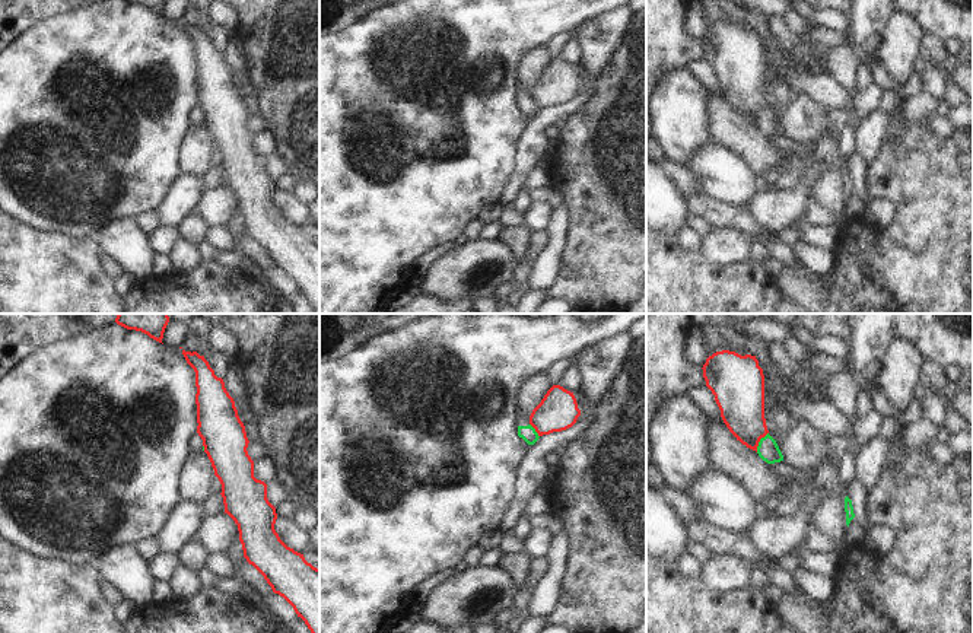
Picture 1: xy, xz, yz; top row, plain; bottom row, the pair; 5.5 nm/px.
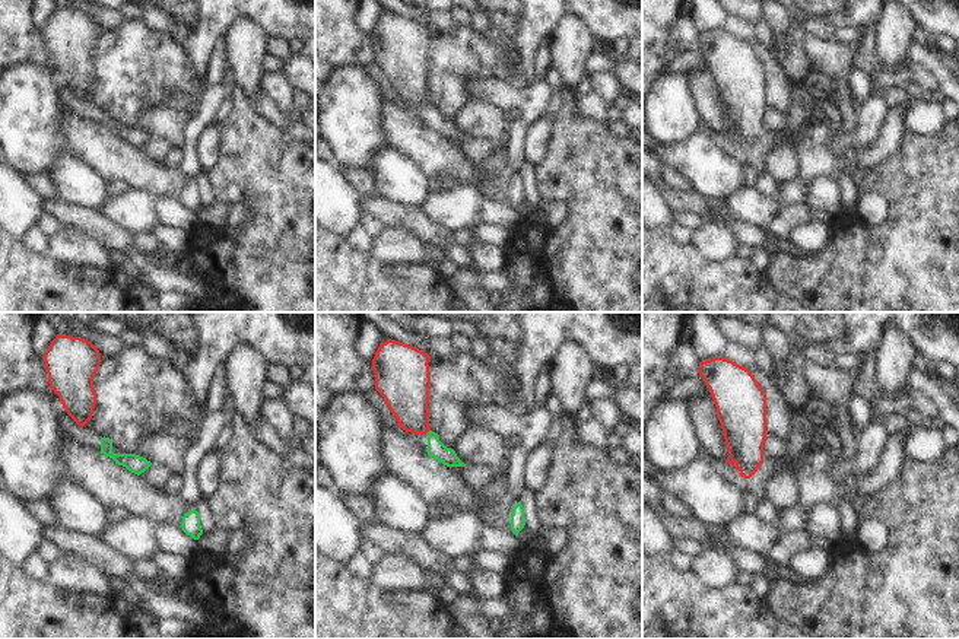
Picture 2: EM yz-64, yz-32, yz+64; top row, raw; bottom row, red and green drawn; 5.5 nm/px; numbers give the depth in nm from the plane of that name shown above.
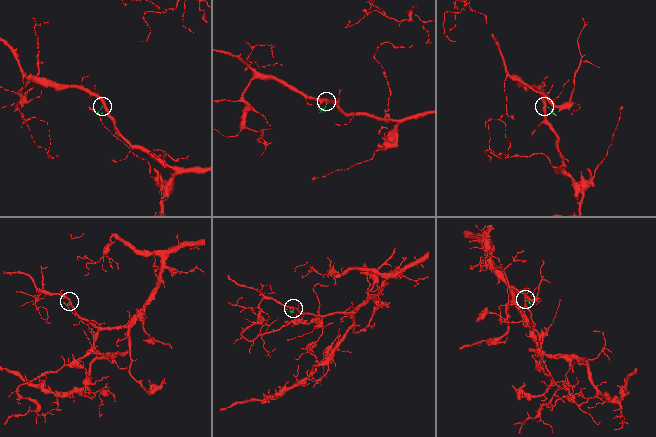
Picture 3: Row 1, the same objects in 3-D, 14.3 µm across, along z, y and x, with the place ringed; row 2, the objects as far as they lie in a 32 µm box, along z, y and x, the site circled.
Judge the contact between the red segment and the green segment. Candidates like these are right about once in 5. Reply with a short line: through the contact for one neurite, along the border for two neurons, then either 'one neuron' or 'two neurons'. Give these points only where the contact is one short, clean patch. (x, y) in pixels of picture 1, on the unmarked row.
line yz (768, 105), (760, 113), (756, 124); two neurons

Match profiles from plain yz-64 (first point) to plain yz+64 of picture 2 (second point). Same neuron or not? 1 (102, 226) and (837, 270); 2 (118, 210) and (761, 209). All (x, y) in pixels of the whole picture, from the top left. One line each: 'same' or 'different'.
1: different
2: same

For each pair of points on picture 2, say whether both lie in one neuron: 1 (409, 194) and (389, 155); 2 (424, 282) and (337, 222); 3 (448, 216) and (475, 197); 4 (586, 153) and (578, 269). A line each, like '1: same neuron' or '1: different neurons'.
1: same neuron
2: different neurons
3: same neuron
4: same neuron

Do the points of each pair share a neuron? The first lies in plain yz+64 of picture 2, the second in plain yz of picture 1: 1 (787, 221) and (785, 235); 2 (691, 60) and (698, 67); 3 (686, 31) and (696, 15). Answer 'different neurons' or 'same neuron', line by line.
1: same neuron
2: same neuron
3: same neuron

